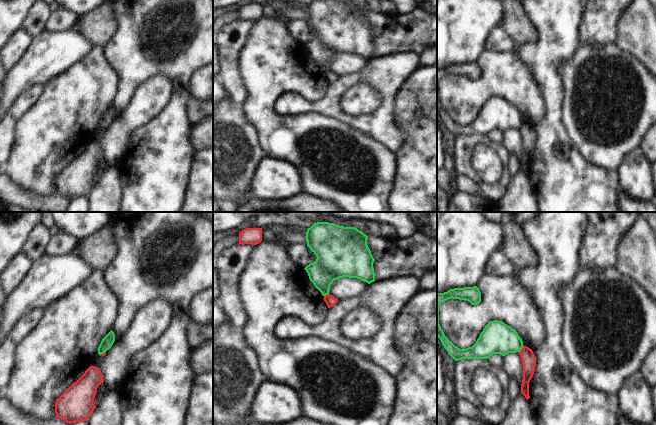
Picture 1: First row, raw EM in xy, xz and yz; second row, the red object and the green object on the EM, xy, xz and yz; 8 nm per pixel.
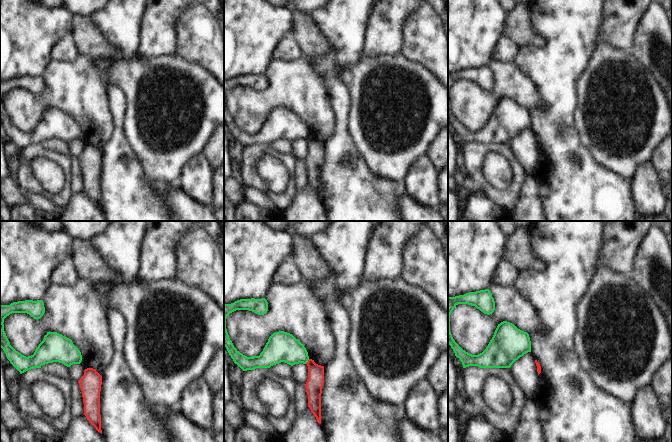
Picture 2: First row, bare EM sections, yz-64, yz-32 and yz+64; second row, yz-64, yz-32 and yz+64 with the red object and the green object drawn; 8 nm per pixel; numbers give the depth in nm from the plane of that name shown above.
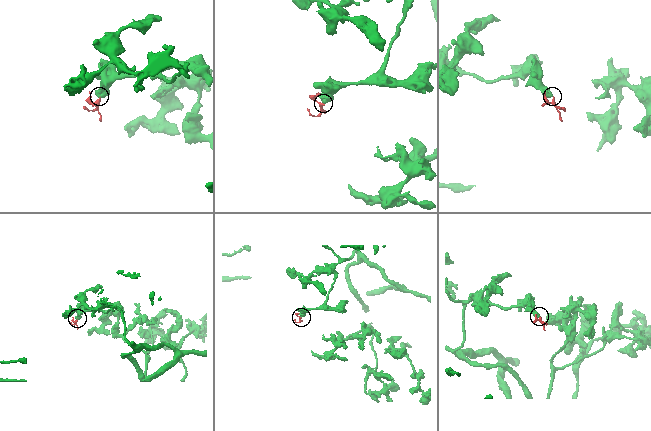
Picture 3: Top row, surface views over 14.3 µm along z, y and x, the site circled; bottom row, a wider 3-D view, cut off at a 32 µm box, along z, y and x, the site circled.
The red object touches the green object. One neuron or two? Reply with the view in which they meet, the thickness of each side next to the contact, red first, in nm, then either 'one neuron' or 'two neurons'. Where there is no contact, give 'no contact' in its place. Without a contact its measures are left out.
meets red in yz; 120 nm thick on the red side, 260 nm on the other; two neurons

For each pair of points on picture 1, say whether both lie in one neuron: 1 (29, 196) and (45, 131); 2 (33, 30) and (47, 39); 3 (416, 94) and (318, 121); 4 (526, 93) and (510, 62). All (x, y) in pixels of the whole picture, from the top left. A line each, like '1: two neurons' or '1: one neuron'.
1: two neurons
2: two neurons
3: two neurons
4: one neuron

